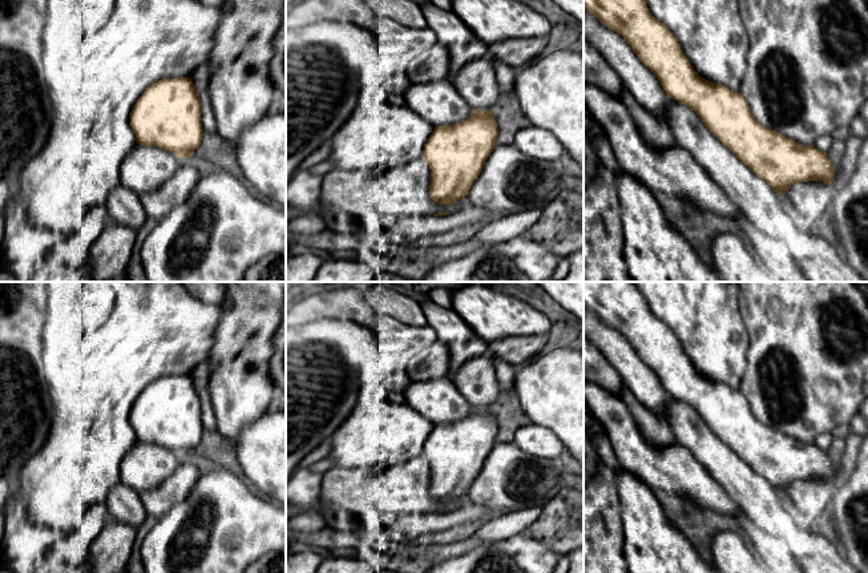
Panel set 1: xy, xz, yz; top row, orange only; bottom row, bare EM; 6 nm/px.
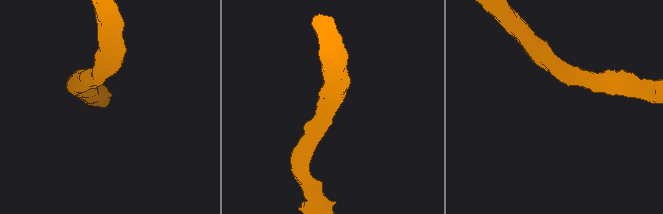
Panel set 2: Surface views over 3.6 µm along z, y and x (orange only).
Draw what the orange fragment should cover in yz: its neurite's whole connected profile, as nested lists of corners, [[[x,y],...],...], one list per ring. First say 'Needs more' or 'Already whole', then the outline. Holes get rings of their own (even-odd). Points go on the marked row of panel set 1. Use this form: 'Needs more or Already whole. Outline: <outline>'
Needs more. Outline: [[[584,0],[584,8],[605,27],[621,35],[658,78],[669,96],[666,117],[675,144],[694,157],[747,221],[788,247],[808,282],[868,282],[849,266],[839,247],[820,234],[800,233],[782,199],[795,182],[832,183],[835,166],[827,153],[760,125],[739,92],[701,77],[682,52],[678,40],[651,15],[645,0]]]

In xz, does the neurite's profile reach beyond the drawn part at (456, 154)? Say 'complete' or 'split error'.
split error

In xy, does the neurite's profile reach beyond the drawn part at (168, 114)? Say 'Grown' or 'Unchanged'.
Grown

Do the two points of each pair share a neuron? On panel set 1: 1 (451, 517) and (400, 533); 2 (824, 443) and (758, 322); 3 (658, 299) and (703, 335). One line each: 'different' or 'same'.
1: same
2: different
3: same

